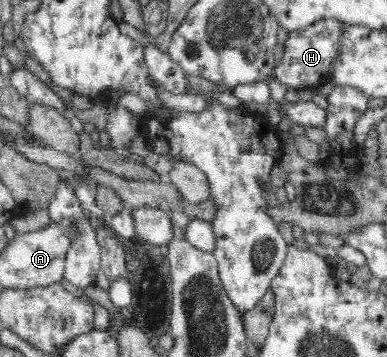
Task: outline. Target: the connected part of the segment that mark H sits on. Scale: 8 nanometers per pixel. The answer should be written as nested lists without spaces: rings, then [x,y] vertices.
[[[320,18],[303,28],[289,31],[282,60],[274,70],[274,81],[298,93],[320,85],[337,85],[334,63],[340,57],[340,37],[345,24],[348,23],[336,18]]]

